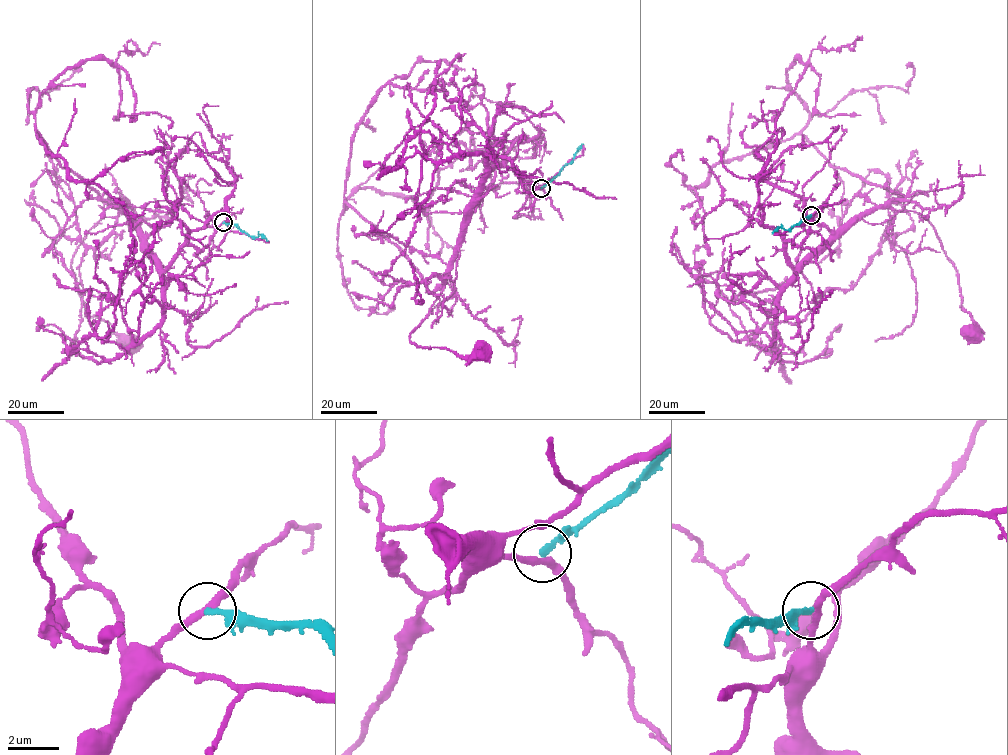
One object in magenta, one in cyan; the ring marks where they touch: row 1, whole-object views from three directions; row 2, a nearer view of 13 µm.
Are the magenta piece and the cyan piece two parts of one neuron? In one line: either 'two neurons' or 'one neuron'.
two neurons

